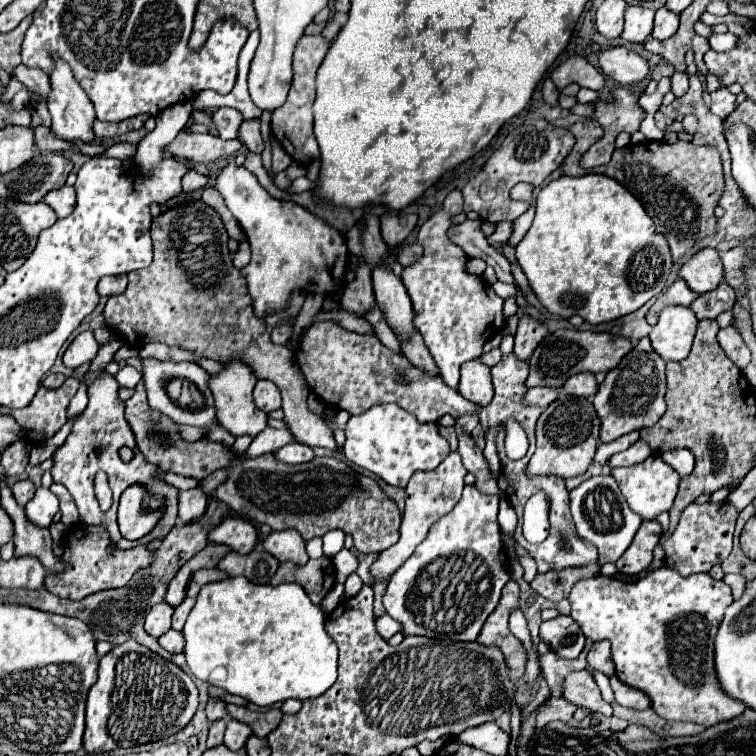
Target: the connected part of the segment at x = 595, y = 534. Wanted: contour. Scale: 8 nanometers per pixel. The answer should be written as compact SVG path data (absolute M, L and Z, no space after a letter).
M593 476L571 490L569 498L577 534L597 548L599 564L603 566L607 562L617 562L617 558L629 548L635 532L643 522L643 518L627 506L617 482L611 476Z

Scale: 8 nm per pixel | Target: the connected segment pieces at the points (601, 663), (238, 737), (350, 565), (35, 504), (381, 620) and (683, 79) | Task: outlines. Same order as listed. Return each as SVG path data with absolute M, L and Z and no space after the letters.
M607 640L595 642L591 646L591 652L587 654L587 662L589 662L589 668L599 670L609 678L615 674L615 664L611 660L611 644Z
M229 720L229 722L227 722L225 746L227 746L229 750L239 750L239 748L243 748L249 736L251 736L251 728L249 728L247 724L239 724L237 720Z
M341 550L335 558L333 558L333 566L335 566L335 580L337 582L345 582L345 578L349 574L353 574L357 570L357 558L351 550Z
M37 488L35 496L27 502L25 506L25 512L27 512L27 518L37 524L37 526L43 526L47 528L51 522L53 522L53 516L57 514L59 510L59 500L57 496L49 490L49 488Z
M379 616L379 618L375 618L375 628L377 628L377 632L379 632L379 636L383 636L385 640L387 638L391 638L393 634L397 634L397 632L401 632L403 628L401 628L401 624L395 620L395 618L391 618L391 616Z
M675 72L675 74L671 76L671 92L673 92L675 96L683 96L683 94L687 92L687 88L689 88L689 78L687 78L687 74L685 74L685 72Z

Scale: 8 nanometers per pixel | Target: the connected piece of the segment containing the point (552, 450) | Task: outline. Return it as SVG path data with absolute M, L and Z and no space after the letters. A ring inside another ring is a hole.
M561 392L561 396L549 404L537 420L537 450L529 462L527 472L531 476L555 474L559 478L581 476L593 462L599 440L599 418L593 404L587 398L577 398Z

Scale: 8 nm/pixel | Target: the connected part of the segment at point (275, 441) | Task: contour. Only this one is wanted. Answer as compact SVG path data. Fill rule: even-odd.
M265 428L265 432L261 432L249 446L249 450L245 452L245 456L259 456L265 452L277 452L281 446L285 446L287 442L291 442L293 436L291 432L287 432L285 428L281 430L273 430L273 428Z

